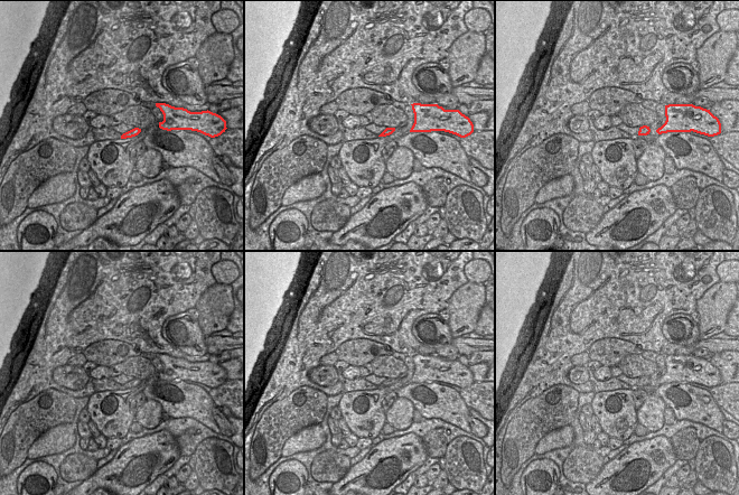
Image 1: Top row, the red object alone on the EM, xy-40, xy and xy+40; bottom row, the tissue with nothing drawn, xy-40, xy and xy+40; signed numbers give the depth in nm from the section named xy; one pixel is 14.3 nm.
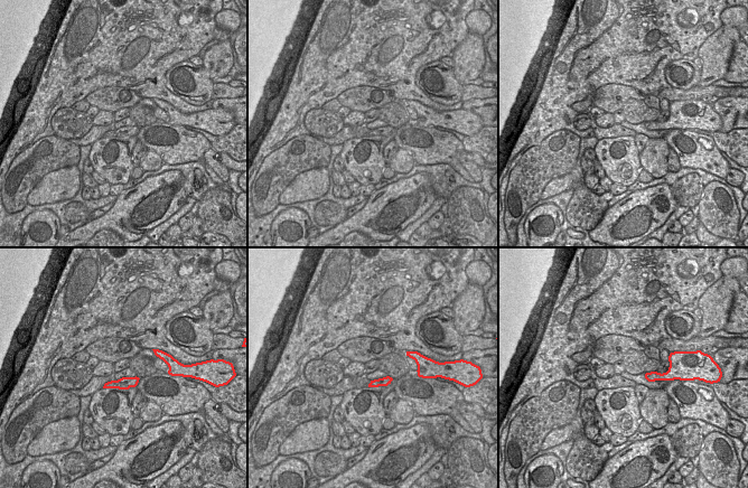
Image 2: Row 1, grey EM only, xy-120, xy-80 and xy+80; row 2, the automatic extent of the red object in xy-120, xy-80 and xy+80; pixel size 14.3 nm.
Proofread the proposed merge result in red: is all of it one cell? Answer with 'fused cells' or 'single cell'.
single cell

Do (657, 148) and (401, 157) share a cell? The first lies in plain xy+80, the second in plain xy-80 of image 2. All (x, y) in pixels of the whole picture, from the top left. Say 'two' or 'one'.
one

